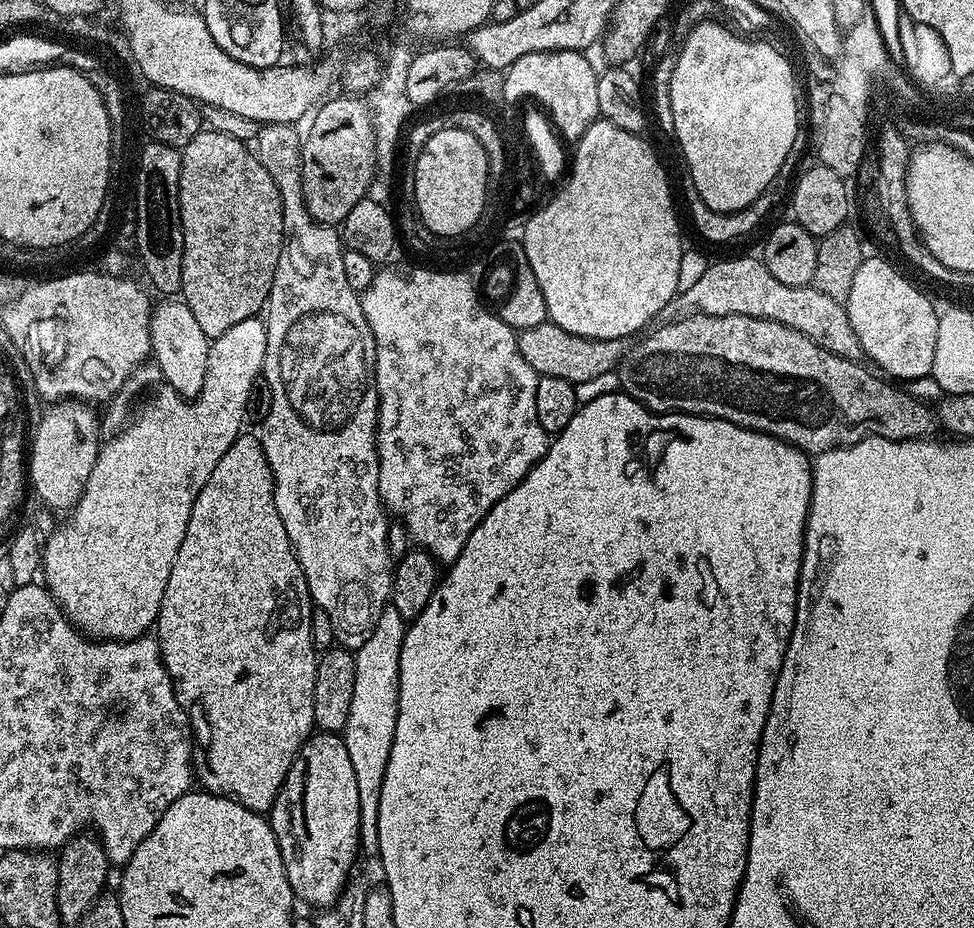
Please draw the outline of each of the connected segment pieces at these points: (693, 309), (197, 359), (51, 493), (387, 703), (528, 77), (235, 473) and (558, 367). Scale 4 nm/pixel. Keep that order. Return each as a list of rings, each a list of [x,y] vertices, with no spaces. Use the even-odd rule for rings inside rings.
[[[736,256],[733,260],[720,260],[709,263],[708,269],[690,286],[690,290],[677,292],[676,297],[662,310],[658,310],[655,323],[657,325],[673,324],[687,316],[749,316],[762,318],[770,322],[778,322],[782,326],[790,326],[790,330],[798,330],[798,334],[806,334],[810,342],[819,348],[830,350],[842,358],[856,362],[861,359],[858,334],[854,334],[854,326],[850,326],[848,309],[841,301],[830,298],[830,294],[822,294],[822,290],[803,284],[802,286],[786,286],[786,282],[778,282],[774,274],[764,264],[763,259],[752,256]]]
[[[176,298],[161,299],[161,304],[157,303],[152,310],[152,321],[150,322],[150,338],[152,339],[151,355],[157,366],[161,368],[163,383],[169,388],[173,388],[177,394],[185,398],[196,397],[202,390],[206,377],[207,352],[210,338],[202,334],[202,326],[198,326],[194,314],[183,302]]]
[[[62,400],[49,408],[52,409],[37,422],[36,433],[30,436],[28,478],[40,504],[61,514],[75,508],[86,490],[90,470],[94,470],[96,455],[102,447],[100,420],[87,403],[79,400]]]
[[[387,607],[382,610],[382,614],[378,618],[378,622],[374,626],[374,630],[370,630],[370,638],[366,638],[366,642],[362,642],[360,648],[355,649],[356,669],[354,670],[354,702],[350,702],[350,718],[346,722],[343,730],[343,738],[346,742],[346,751],[350,753],[350,762],[354,765],[354,778],[358,782],[358,810],[360,811],[360,844],[359,851],[369,860],[373,866],[379,865],[380,847],[378,846],[378,798],[382,798],[382,778],[386,778],[386,762],[390,762],[390,746],[394,746],[394,726],[398,722],[398,690],[400,689],[400,655],[402,654],[402,642],[404,641],[404,629],[406,621],[402,618],[402,614],[398,614],[398,610],[394,607]]]
[[[535,52],[526,54],[526,58],[518,58],[503,73],[505,101],[524,100],[529,96],[550,117],[555,130],[565,141],[575,142],[586,134],[591,124],[595,124],[600,111],[598,110],[598,75],[597,69],[592,69],[592,64],[587,60],[584,52]]]
[[[241,434],[232,443],[230,450],[222,454],[218,466],[214,466],[214,474],[210,474],[210,482],[202,486],[194,502],[192,517],[182,538],[182,546],[178,546],[170,578],[166,578],[166,590],[162,594],[162,606],[158,610],[154,635],[156,641],[160,643],[160,657],[166,666],[168,677],[172,680],[172,689],[176,691],[178,702],[188,713],[188,723],[194,737],[195,779],[199,783],[201,780],[204,783],[201,785],[207,791],[215,792],[218,796],[228,796],[252,812],[271,813],[272,804],[280,792],[282,782],[298,750],[314,732],[314,678],[318,653],[310,638],[313,611],[314,605],[306,582],[306,574],[286,534],[286,526],[282,526],[282,518],[278,518],[278,506],[274,506],[274,482],[270,462],[266,462],[266,454],[260,445],[259,435]]]
[[[551,322],[520,330],[516,341],[518,350],[522,350],[522,358],[530,362],[537,376],[566,378],[566,382],[575,385],[615,373],[633,346],[633,341],[628,338],[586,338],[570,334],[570,330],[562,330],[562,326]]]

